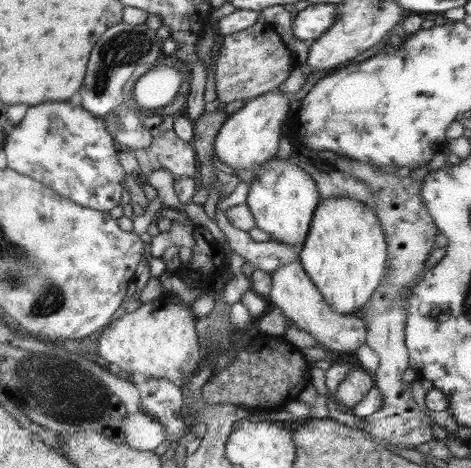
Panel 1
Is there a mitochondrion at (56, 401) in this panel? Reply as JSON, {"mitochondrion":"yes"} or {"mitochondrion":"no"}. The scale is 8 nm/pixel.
{"mitochondrion":"yes"}

